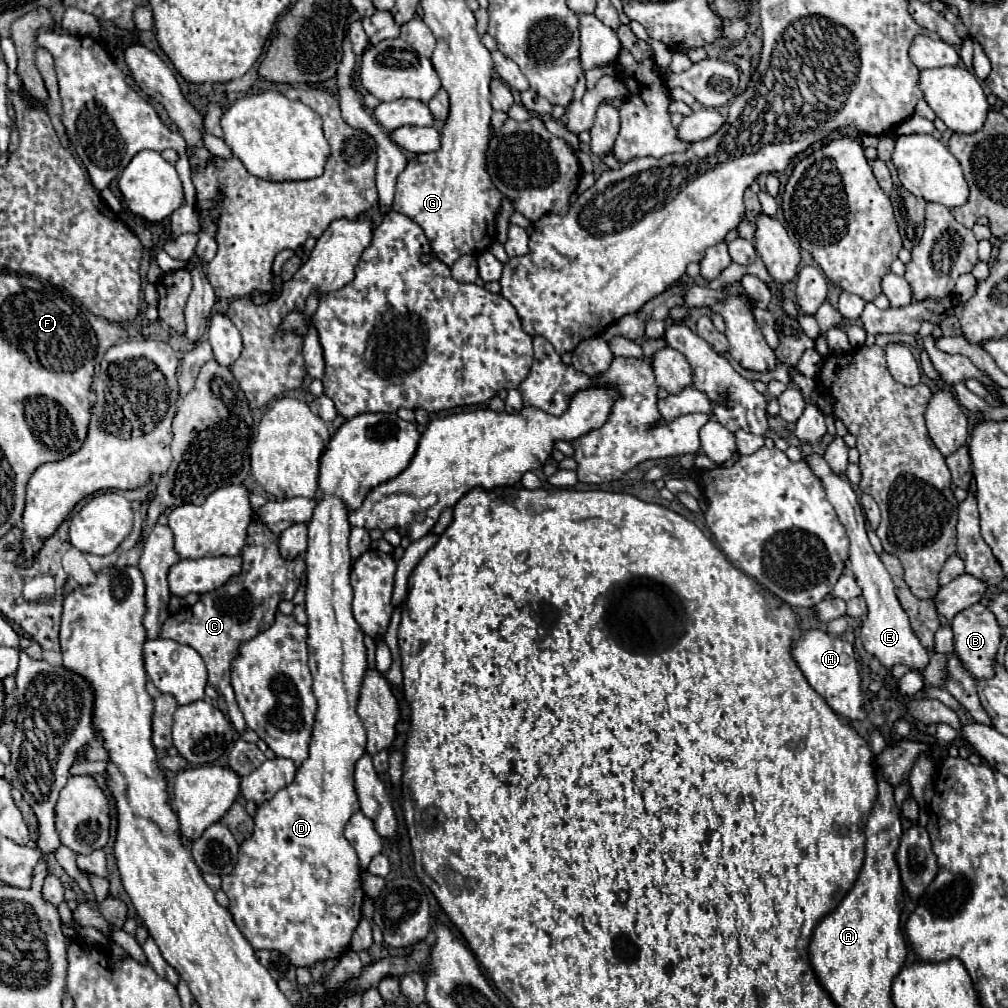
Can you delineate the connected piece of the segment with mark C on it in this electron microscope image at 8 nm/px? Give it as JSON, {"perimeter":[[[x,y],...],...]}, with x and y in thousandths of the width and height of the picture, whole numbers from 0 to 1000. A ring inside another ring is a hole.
{"perimeter":[[[249,517],[247,533],[241,543],[239,568],[221,582],[197,590],[197,596],[191,602],[168,610],[168,614],[162,620],[162,628],[160,628],[162,634],[172,634],[176,638],[188,640],[201,652],[207,666],[207,678],[223,691],[227,713],[237,727],[241,727],[245,719],[233,699],[233,691],[229,684],[229,674],[227,674],[229,652],[233,652],[233,644],[237,642],[237,638],[253,632],[257,626],[269,620],[275,606],[275,598],[279,594],[291,594],[301,564],[303,564],[303,557],[299,553],[291,557],[281,555],[275,545],[275,533],[269,531],[265,525],[261,525],[257,517]],[[178,610],[184,610],[180,618],[178,618]]]}

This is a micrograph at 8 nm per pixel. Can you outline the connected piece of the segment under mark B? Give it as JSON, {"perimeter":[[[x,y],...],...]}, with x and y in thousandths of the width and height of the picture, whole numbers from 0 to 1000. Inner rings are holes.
{"perimeter":[[[967,598],[961,604],[949,608],[947,614],[943,616],[943,620],[945,620],[945,628],[947,628],[947,648],[957,658],[961,668],[967,674],[985,672],[985,656],[987,656],[987,648],[991,642],[991,634],[993,634],[993,622],[991,622],[987,610],[973,598]]]}

